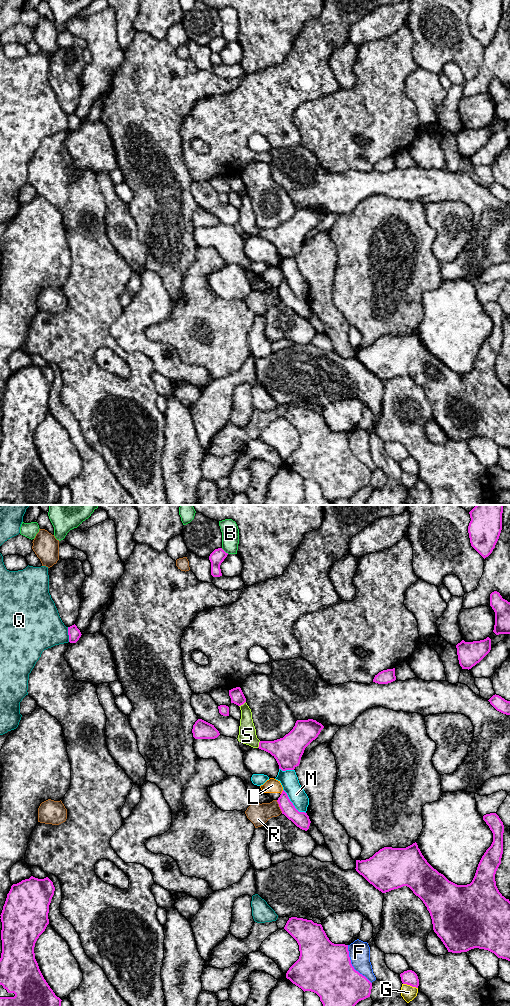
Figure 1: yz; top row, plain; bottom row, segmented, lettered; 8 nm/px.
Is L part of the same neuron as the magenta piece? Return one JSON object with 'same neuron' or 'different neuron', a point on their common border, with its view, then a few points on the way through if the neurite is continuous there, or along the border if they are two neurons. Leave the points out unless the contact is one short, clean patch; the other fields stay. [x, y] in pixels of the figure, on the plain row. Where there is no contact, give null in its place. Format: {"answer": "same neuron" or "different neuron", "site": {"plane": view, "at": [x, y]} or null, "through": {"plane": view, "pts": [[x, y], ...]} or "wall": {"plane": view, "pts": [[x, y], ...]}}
{"answer": "different neuron", "site": {"plane": "yz", "at": [282, 280]}, "wall": {"plane": "yz", "pts": [[283, 278], [280, 281]]}}

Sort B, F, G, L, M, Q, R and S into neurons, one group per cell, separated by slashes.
B M / F / G / L / Q / R / S

